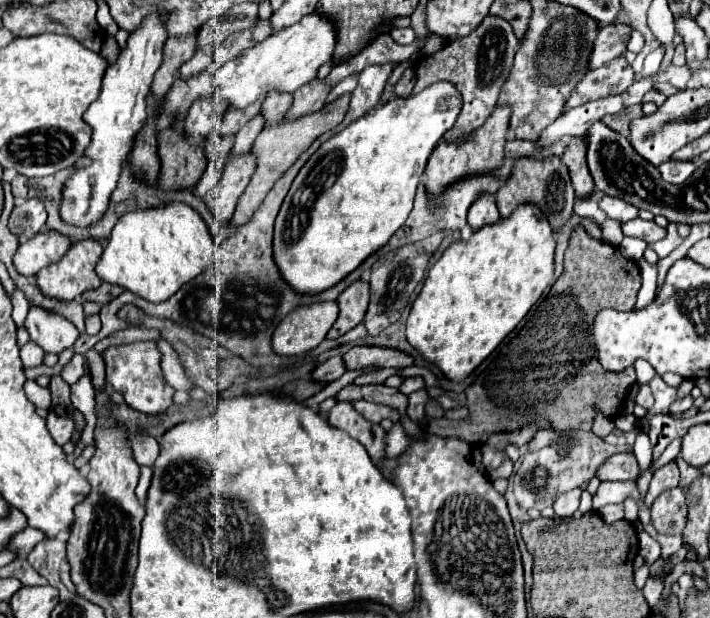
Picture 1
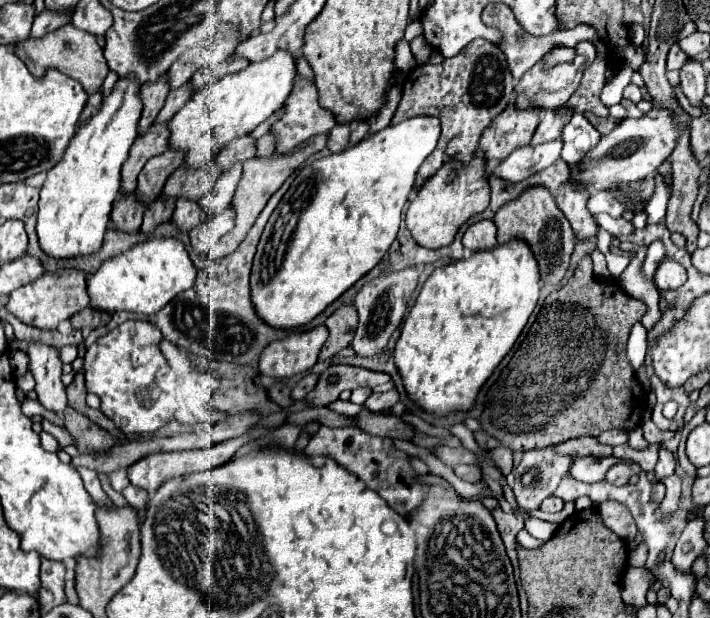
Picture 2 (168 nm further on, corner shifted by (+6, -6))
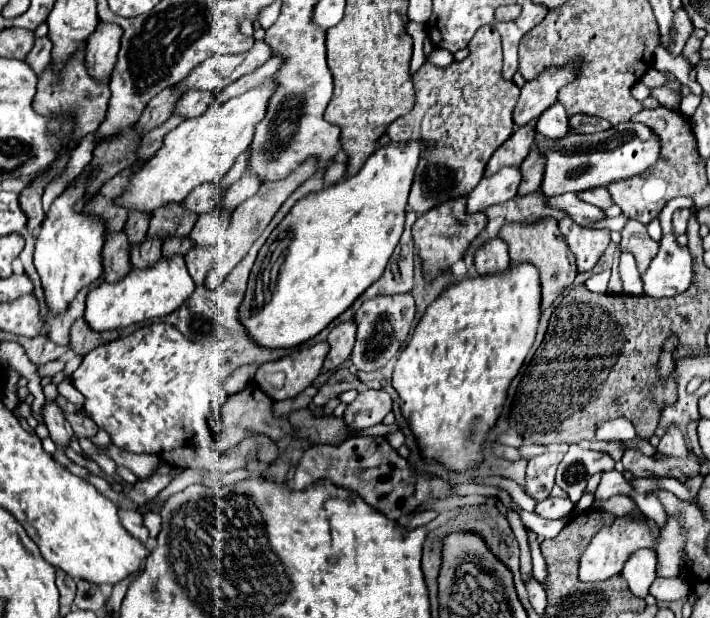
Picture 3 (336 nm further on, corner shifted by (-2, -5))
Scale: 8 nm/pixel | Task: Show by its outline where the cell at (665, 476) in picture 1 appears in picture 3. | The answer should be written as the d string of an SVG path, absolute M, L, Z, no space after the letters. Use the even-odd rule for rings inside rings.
M670 425L666 429L664 437L660 439L658 451L662 455L668 455L668 457L686 457L688 455L688 447L686 447L686 441L684 441L684 435L676 425Z

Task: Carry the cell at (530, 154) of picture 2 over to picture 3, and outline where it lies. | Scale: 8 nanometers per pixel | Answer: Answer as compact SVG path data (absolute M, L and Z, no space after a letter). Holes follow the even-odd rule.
M504 167L492 177L484 177L466 199L466 213L482 213L486 207L504 203L516 197L516 187L520 183L520 169Z

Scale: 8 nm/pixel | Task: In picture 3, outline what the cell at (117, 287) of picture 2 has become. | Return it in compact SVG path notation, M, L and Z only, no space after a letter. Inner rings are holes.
M176 255L172 259L160 259L154 267L146 271L130 271L120 283L100 283L96 289L90 289L86 299L84 319L92 331L110 331L124 329L128 325L138 325L150 319L160 319L176 311L194 291L192 277L188 275L184 257Z

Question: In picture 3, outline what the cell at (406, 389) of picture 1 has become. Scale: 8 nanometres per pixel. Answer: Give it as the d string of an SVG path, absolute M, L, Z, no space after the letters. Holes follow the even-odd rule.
M362 389L358 397L344 411L344 425L352 429L366 429L382 423L382 419L392 411L392 399L386 391Z

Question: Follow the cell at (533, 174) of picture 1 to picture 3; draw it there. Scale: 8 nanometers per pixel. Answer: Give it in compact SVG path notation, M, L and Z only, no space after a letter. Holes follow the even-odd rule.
M540 221L534 225L520 225L520 223L508 223L500 231L500 239L508 245L510 255L510 267L516 267L520 263L532 263L540 271L540 289L542 289L542 311L550 307L574 281L576 277L576 265L572 263L572 253L568 247L564 247L564 239L560 239L560 229L556 221Z

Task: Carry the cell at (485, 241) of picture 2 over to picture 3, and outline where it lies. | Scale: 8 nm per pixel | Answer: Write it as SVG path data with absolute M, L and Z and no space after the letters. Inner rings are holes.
M496 237L490 243L486 243L484 247L480 247L476 251L474 265L476 265L478 275L502 273L508 267L508 247L506 247L506 243L500 237Z

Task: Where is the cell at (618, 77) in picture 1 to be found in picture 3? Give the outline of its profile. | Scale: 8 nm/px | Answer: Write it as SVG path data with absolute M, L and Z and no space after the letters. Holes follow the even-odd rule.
M532 149L530 155L524 159L524 163L520 165L520 173L522 181L518 185L518 195L528 195L538 191L544 175L544 157Z

